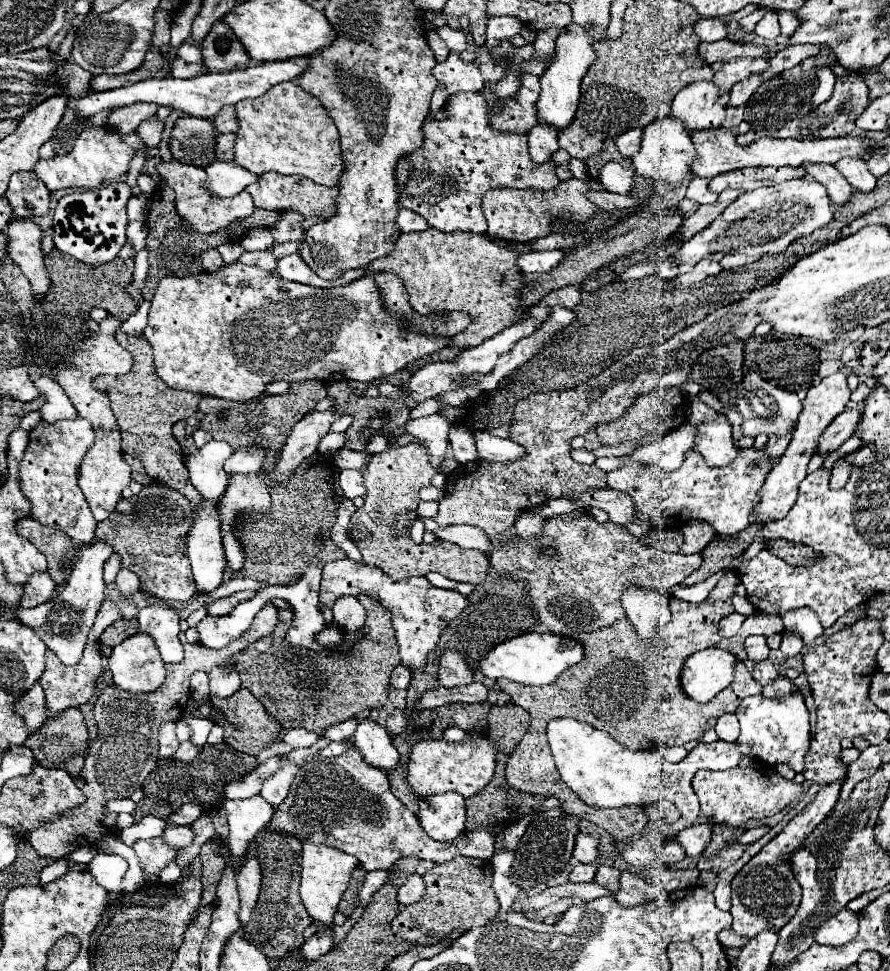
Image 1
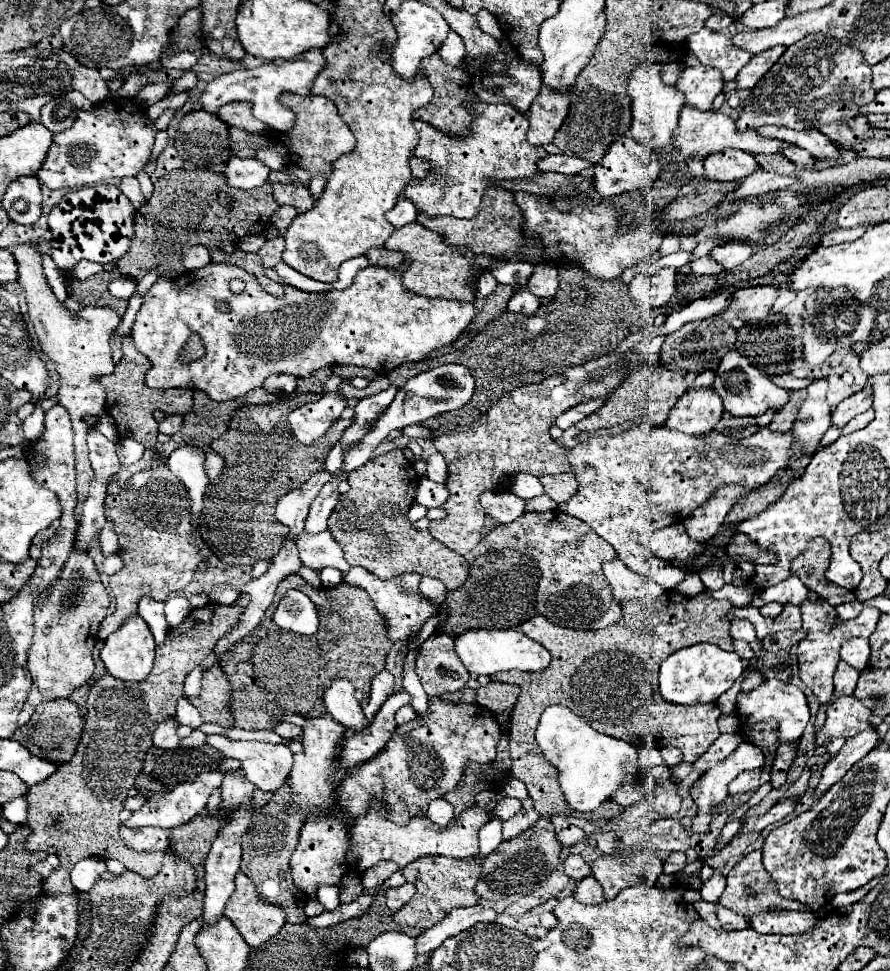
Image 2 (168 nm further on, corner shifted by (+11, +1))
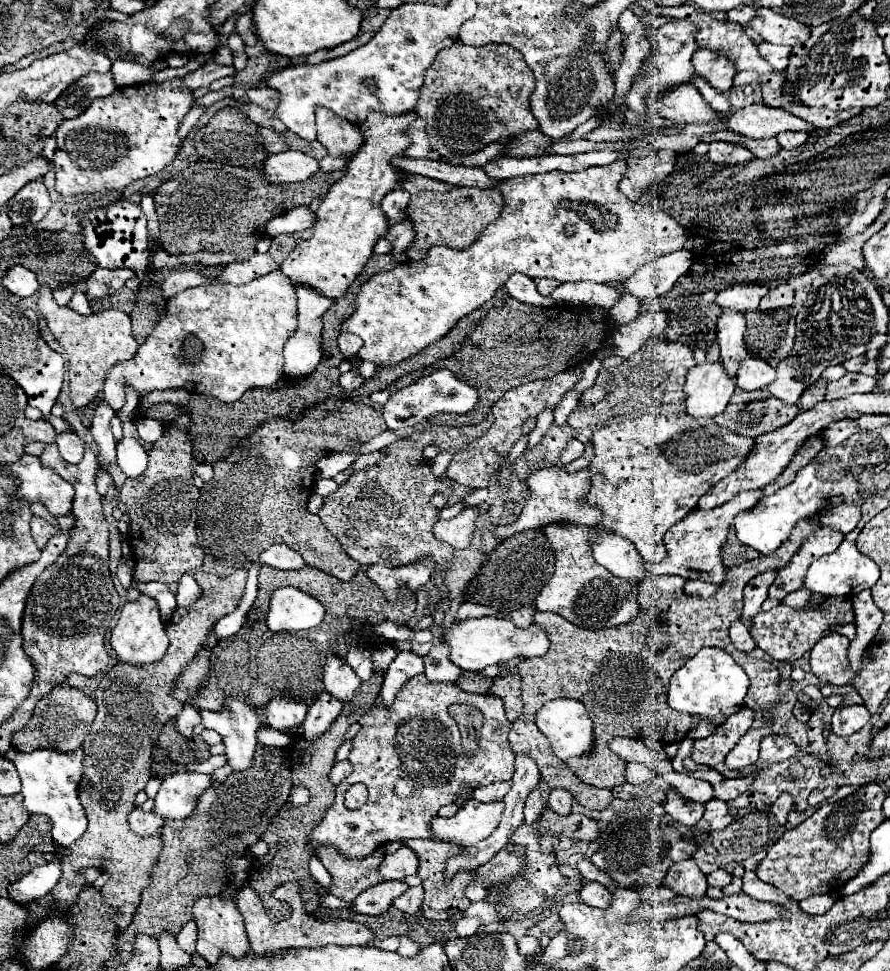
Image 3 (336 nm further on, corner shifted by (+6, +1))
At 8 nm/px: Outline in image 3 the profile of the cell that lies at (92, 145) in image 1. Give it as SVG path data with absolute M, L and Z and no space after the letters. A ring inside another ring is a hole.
M175 77L171 81L155 83L147 81L143 85L131 85L131 87L119 87L113 95L95 99L87 111L83 111L79 117L65 119L61 127L57 129L57 149L55 149L55 173L57 173L57 185L55 191L61 195L79 195L79 193L99 193L117 189L123 191L127 185L131 185L137 179L145 179L149 175L159 173L165 169L181 151L183 139L177 135L179 125L183 117L189 113L191 107L195 107L193 89L185 87L181 83L181 77Z

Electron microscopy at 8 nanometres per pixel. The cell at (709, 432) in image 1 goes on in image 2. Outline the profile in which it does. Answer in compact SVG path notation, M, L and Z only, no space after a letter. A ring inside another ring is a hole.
M712 387L686 391L672 407L664 427L688 435L706 435L716 429L722 413L722 401Z

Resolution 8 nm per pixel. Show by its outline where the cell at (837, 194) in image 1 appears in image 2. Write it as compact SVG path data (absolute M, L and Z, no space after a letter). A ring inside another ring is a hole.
M788 145L784 151L782 151L782 155L786 157L786 159L790 159L792 163L796 163L798 167L808 167L808 169L812 169L814 167L814 159L812 159L812 155L808 155L808 151L804 151L804 149L800 149L800 147L796 147L796 145Z

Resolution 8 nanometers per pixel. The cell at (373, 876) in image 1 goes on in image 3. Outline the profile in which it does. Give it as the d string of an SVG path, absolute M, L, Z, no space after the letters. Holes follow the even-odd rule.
M403 845L399 851L385 855L381 863L381 875L383 879L403 879L407 875L417 873L417 855L409 851L407 845Z

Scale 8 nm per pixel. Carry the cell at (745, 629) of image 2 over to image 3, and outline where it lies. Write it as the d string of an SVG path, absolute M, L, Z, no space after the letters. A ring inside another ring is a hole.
M765 571L757 577L753 577L747 587L745 587L745 597L743 597L743 621L751 621L759 611L761 611L761 603L767 599L767 591L771 587L771 583L775 581L777 571Z

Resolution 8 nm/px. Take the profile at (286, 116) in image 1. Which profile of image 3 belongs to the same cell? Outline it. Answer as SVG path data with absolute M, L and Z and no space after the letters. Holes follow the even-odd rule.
M319 107L317 109L317 141L329 149L329 155L351 155L355 153L361 143L361 131L359 127L351 127L351 123L345 123L345 119L339 119L331 111Z

